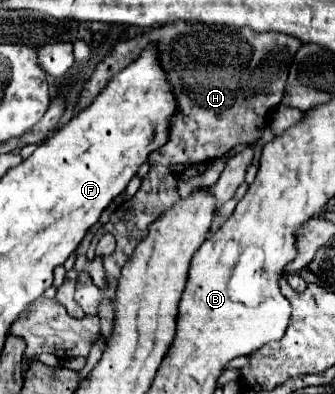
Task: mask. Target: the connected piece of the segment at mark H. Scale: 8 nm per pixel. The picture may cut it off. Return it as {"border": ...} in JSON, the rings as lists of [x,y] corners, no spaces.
{"border":[[[171,22],[133,40],[119,42],[113,52],[107,54],[107,58],[97,66],[93,78],[85,84],[75,114],[91,104],[91,100],[103,90],[103,86],[115,72],[129,66],[141,54],[145,42],[157,42],[161,66],[169,82],[173,84],[179,108],[171,124],[169,142],[149,156],[151,170],[141,182],[147,186],[141,186],[139,196],[133,196],[129,202],[125,202],[105,226],[105,232],[111,232],[117,240],[115,252],[103,258],[107,290],[97,288],[91,278],[77,280],[75,284],[75,302],[83,308],[85,314],[97,314],[97,306],[103,296],[115,296],[121,266],[133,254],[143,236],[147,236],[147,226],[155,222],[155,218],[159,218],[173,202],[179,200],[177,180],[169,166],[207,162],[213,158],[221,158],[239,144],[255,142],[265,128],[269,110],[279,106],[283,98],[291,58],[301,46],[297,38],[279,32],[259,34],[251,28],[233,28],[203,22]]]}

